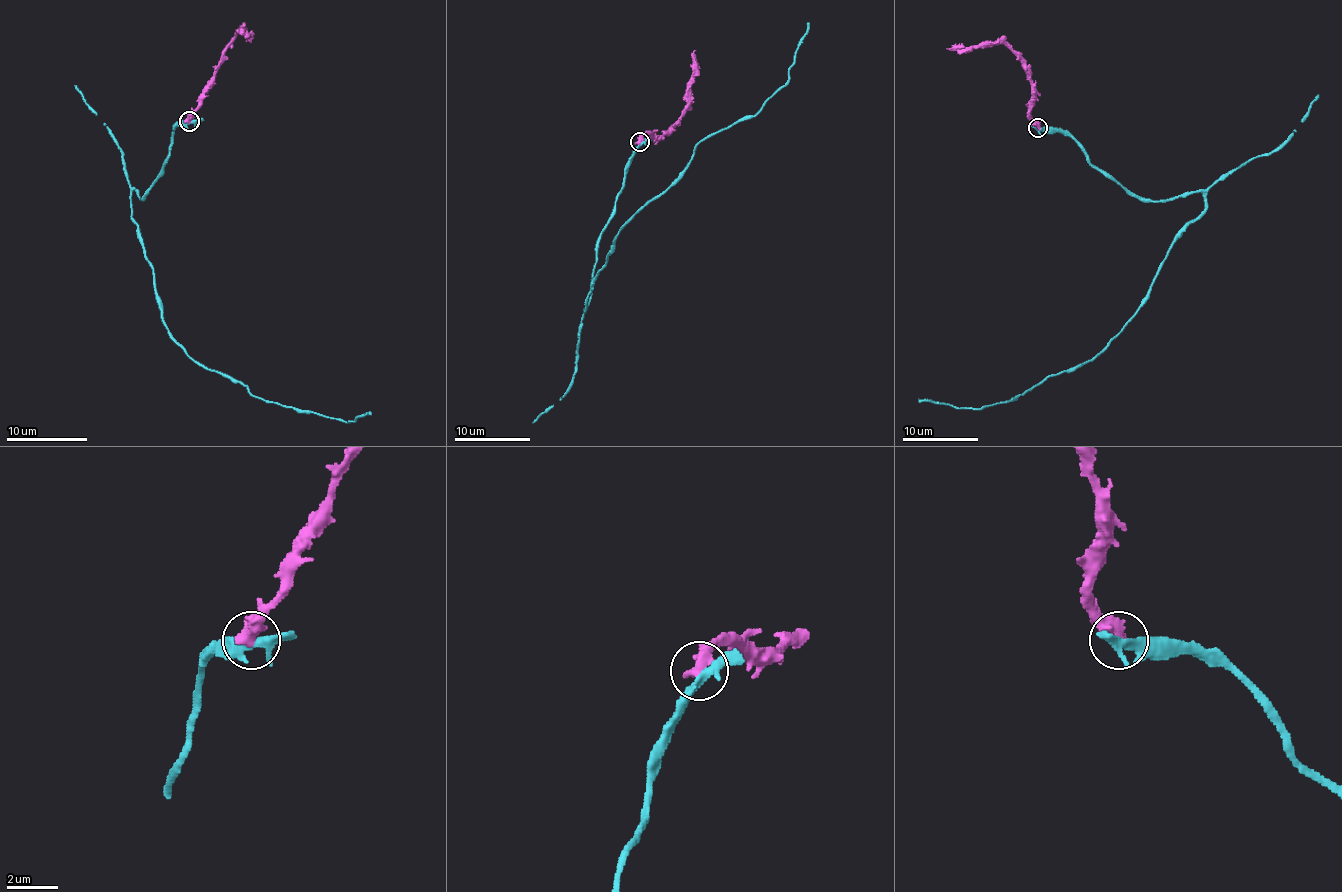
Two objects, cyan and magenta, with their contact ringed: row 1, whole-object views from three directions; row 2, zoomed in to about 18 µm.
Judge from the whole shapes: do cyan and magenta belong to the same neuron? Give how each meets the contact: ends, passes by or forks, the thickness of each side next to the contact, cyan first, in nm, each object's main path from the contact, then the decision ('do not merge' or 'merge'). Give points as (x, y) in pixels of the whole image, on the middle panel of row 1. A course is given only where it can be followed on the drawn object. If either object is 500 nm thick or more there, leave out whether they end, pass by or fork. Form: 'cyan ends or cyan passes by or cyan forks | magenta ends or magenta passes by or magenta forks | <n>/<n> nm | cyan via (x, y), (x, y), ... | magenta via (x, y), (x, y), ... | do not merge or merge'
280/500 nm | cyan via (639, 143), (597, 242), (584, 308), (614, 238), (677, 177), (701, 141), (751, 119), (789, 79), (809, 22) | magenta via (639, 141), (646, 134), (663, 134), (686, 107), (696, 50) | do not merge

